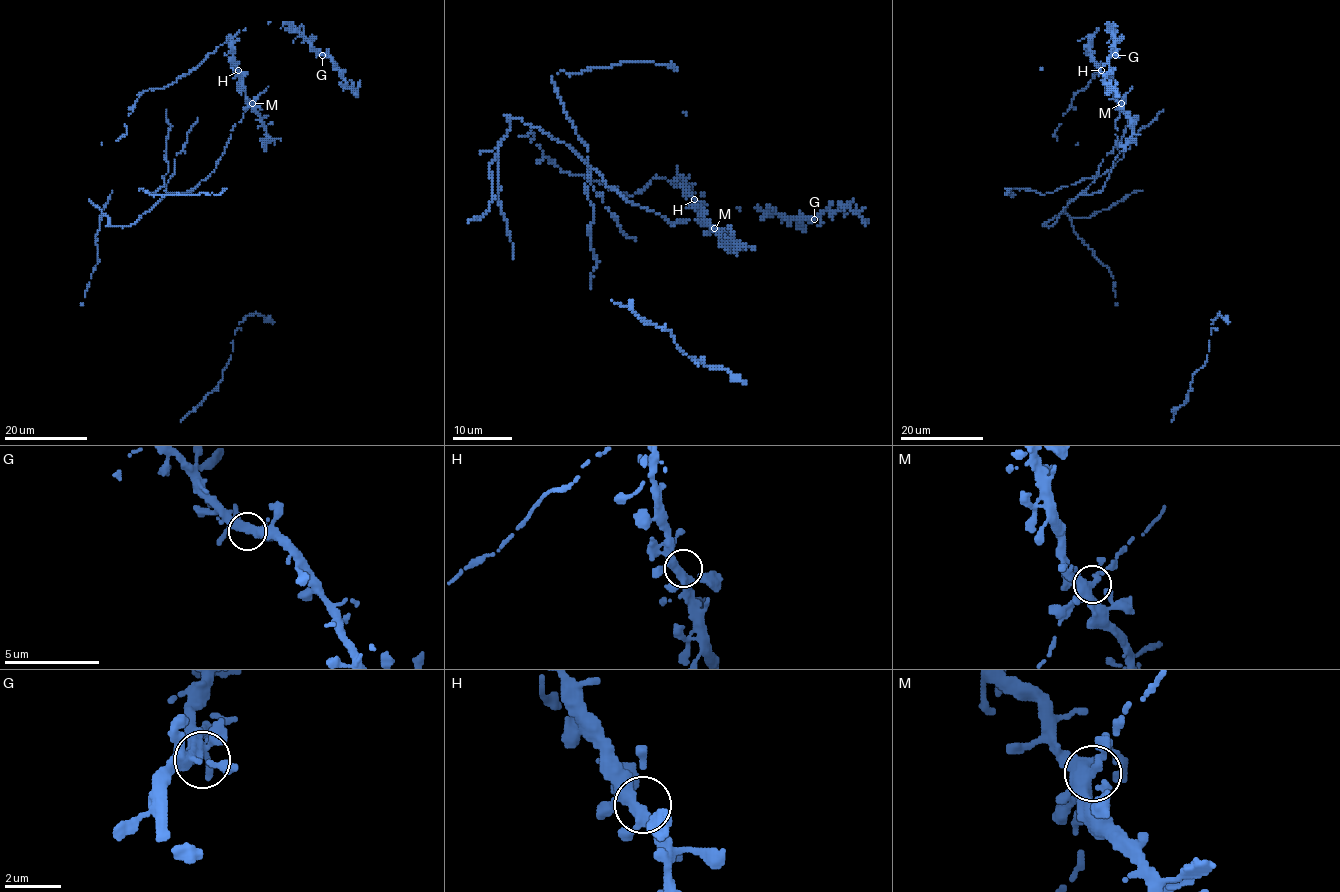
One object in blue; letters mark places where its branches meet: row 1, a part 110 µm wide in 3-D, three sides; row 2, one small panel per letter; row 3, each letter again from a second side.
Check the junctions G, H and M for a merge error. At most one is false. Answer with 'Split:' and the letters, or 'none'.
Split: none

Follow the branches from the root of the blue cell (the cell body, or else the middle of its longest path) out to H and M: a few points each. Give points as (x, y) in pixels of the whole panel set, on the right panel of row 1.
H: (1069, 202), (1079, 194), (1099, 192), (1119, 154), (1116, 142), (1118, 101), (1101, 70)
M: (1069, 202), (1079, 194), (1099, 192), (1107, 181), (1119, 154), (1116, 120), (1121, 102)

